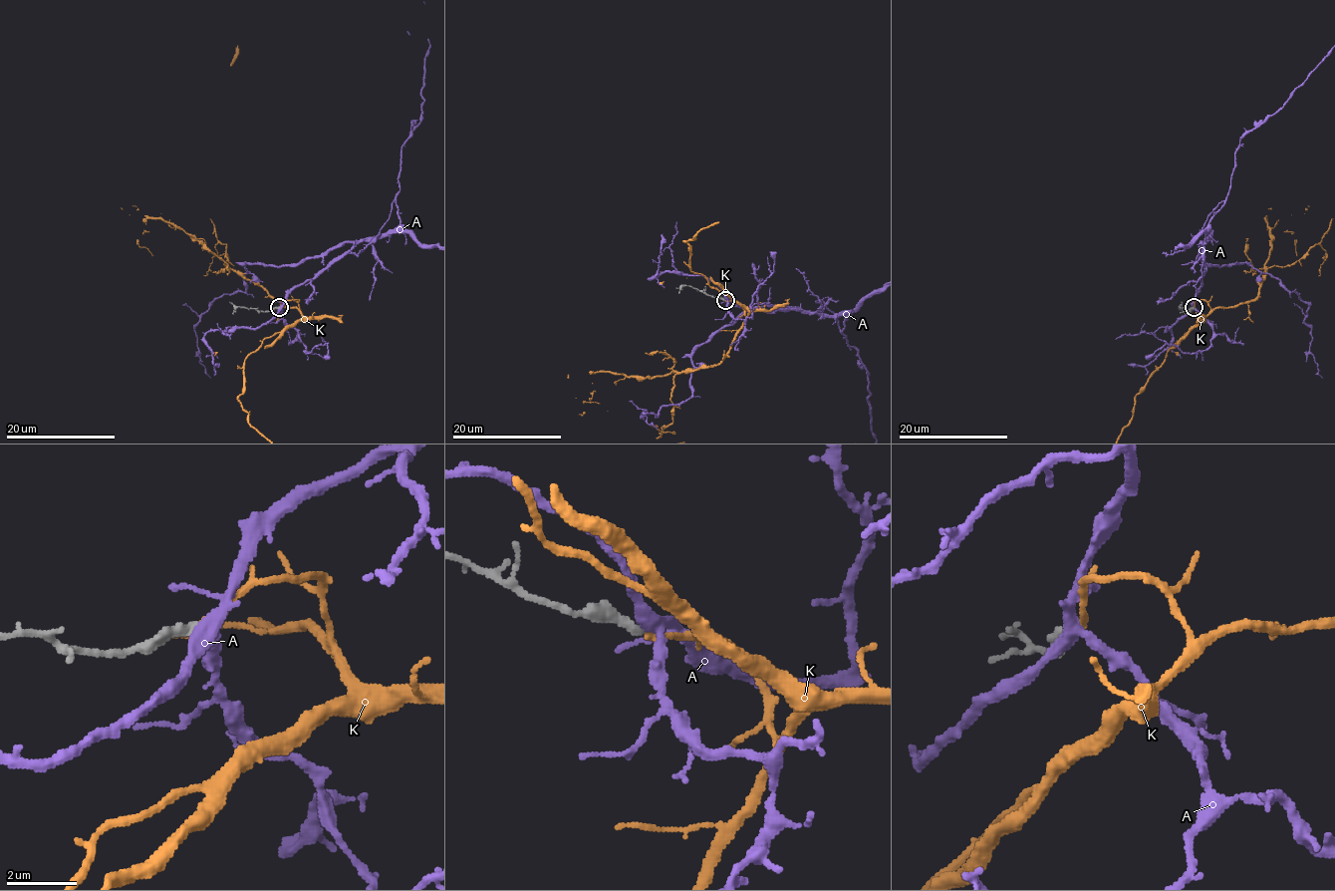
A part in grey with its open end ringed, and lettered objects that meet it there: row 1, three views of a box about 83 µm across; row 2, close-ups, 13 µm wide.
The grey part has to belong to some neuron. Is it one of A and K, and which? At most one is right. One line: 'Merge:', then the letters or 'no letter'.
Merge: K

